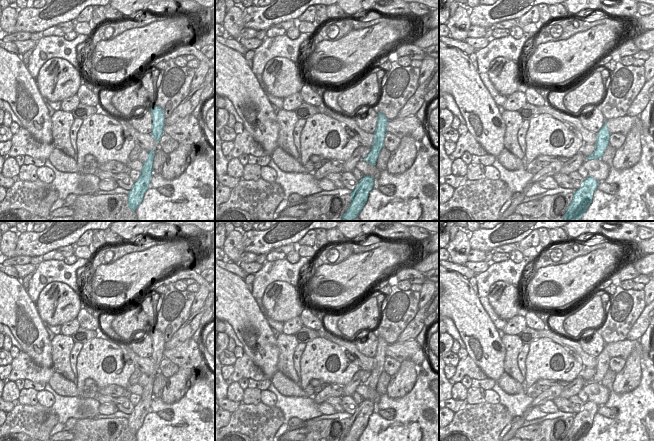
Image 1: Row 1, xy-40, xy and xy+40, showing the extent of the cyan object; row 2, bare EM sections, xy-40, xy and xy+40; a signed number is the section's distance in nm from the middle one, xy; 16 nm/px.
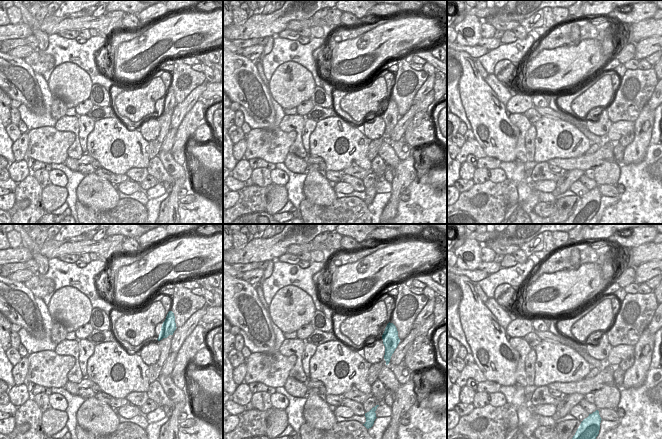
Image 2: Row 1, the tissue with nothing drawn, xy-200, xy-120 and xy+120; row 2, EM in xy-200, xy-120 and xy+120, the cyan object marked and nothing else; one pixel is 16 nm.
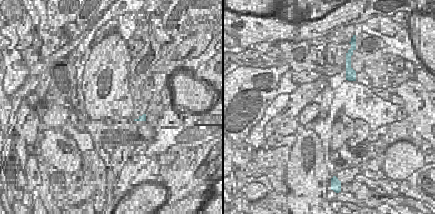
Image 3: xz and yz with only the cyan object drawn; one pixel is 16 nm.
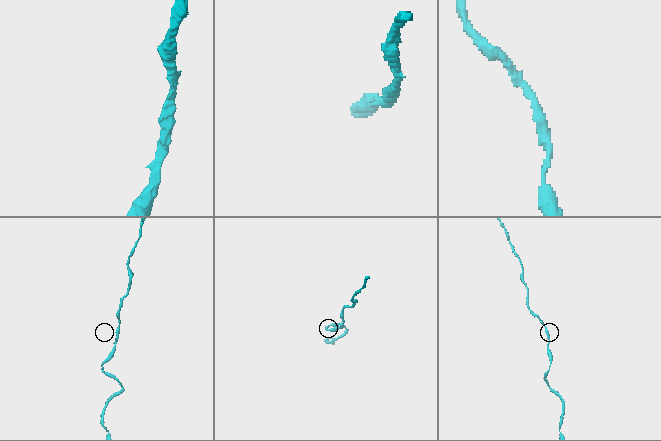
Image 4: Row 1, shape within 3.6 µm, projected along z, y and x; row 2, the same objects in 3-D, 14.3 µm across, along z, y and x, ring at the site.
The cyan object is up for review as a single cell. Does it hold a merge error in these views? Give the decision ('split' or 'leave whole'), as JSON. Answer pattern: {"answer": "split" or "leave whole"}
{"answer": "leave whole"}

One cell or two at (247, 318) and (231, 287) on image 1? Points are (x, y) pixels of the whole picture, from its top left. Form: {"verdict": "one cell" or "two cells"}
{"verdict": "one cell"}

